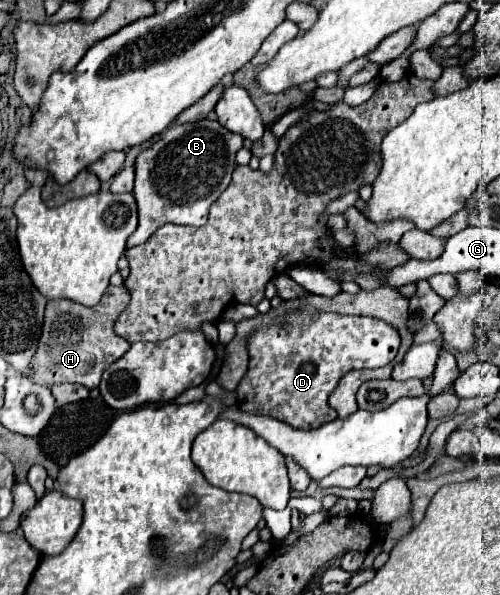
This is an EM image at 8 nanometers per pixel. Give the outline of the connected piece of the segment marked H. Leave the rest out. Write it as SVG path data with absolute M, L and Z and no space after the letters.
M124 284L108 286L102 300L92 308L66 298L48 300L42 334L38 340L38 350L32 358L34 372L30 374L22 372L22 376L28 376L30 380L42 386L70 382L70 384L80 384L88 390L96 388L100 384L100 376L106 370L106 366L122 358L124 352L130 348L130 342L114 332L114 322L128 306L128 302L130 302L130 292Z

